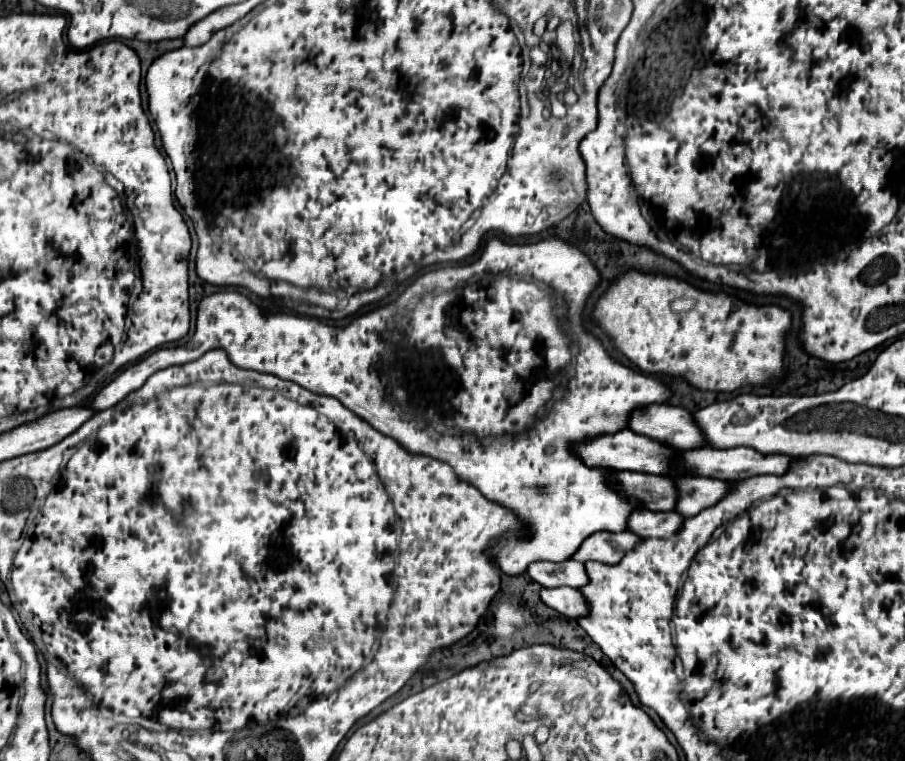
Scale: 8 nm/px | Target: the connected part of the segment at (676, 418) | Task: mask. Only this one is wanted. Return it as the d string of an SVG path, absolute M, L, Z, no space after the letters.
M651 404L635 408L629 416L629 430L655 438L673 448L701 448L703 436L693 422L693 416L679 406Z

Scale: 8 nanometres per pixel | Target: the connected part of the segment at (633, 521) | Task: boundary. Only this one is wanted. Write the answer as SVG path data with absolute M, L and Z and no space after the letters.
M635 510L627 520L627 530L639 538L669 538L681 528L683 516L677 512Z

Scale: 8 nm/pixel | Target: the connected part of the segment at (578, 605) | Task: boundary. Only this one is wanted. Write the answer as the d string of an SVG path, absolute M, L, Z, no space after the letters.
M541 588L539 596L549 608L557 610L563 616L577 618L587 614L587 604L583 602L581 592L575 588Z

